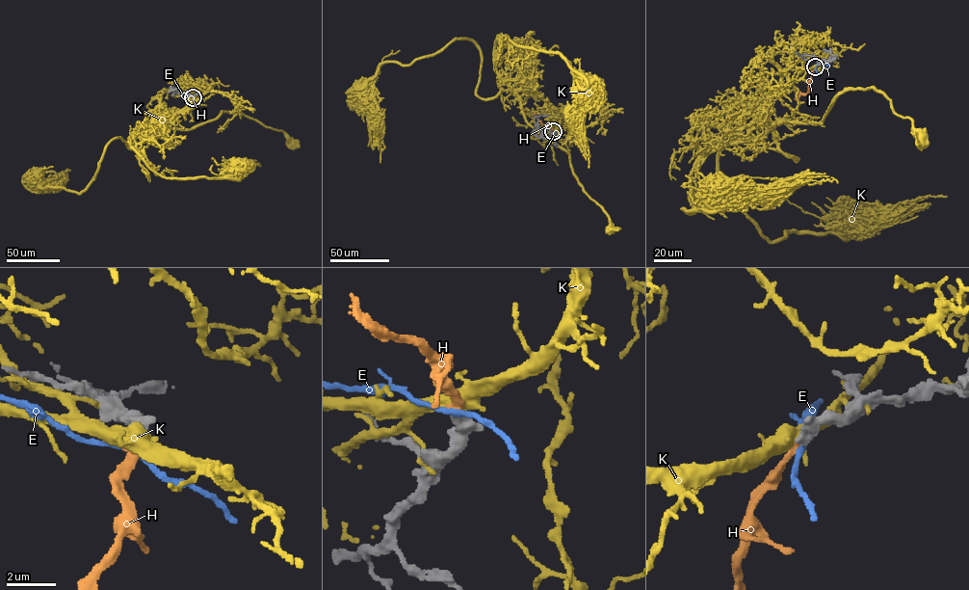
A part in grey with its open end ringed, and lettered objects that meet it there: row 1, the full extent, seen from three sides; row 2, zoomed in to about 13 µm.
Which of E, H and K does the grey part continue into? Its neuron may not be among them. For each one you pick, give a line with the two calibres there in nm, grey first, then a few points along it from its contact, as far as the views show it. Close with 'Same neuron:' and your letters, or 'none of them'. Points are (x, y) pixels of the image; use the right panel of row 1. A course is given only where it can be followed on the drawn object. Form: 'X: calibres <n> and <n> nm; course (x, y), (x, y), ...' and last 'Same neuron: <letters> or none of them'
H: calibres 320 and 320 nm; course (815, 67), (806, 94), (794, 86)
Same neuron: H

